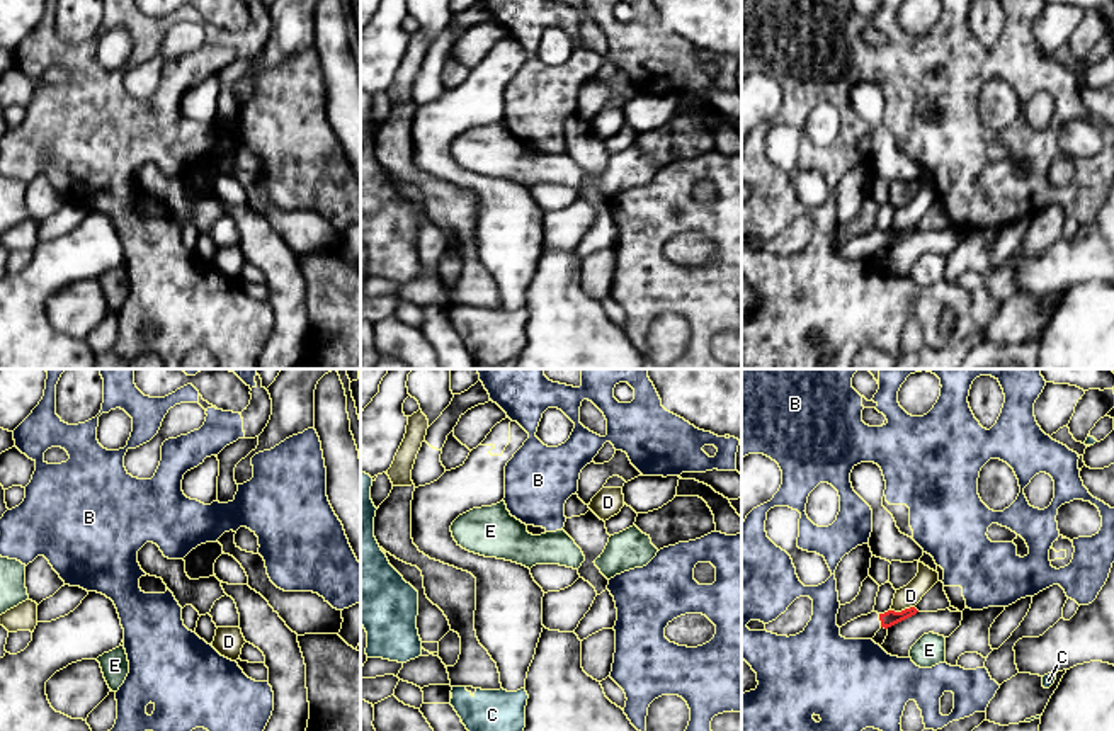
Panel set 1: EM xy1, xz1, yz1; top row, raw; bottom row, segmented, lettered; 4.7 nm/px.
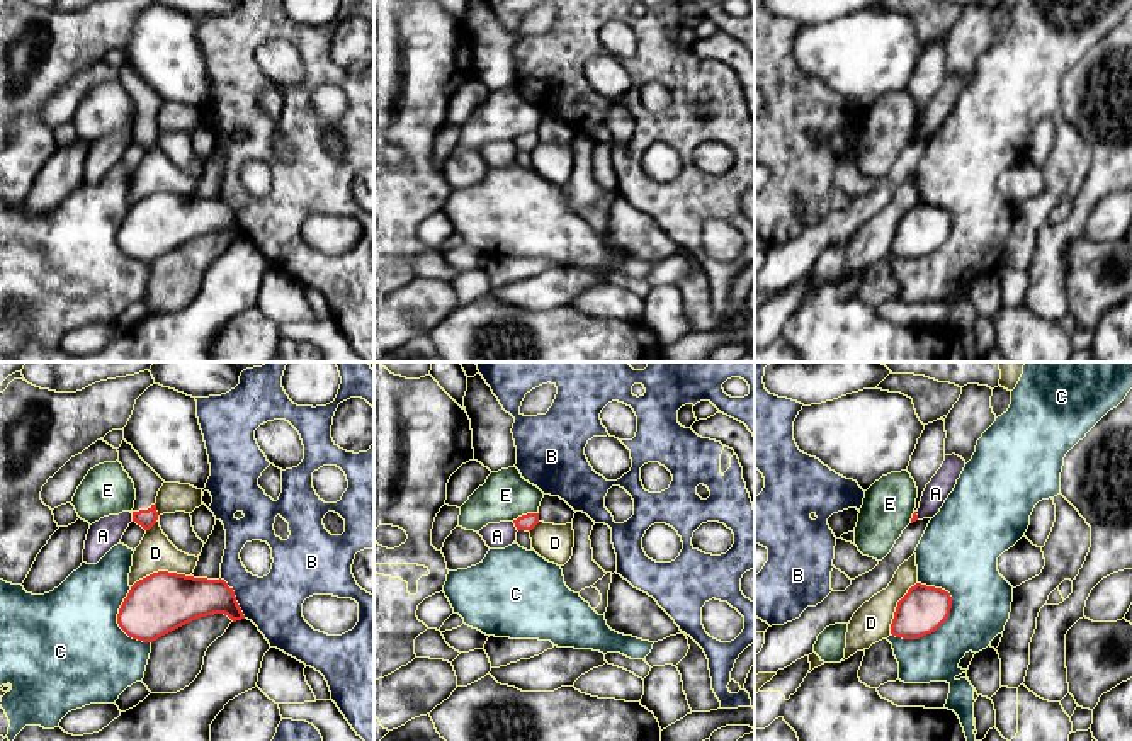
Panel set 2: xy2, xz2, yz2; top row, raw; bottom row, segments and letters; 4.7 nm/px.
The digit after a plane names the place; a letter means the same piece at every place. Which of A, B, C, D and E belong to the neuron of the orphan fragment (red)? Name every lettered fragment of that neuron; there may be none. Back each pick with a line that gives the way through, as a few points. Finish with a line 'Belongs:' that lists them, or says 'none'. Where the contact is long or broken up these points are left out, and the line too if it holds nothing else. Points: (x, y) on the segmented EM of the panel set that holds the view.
Belongs: none

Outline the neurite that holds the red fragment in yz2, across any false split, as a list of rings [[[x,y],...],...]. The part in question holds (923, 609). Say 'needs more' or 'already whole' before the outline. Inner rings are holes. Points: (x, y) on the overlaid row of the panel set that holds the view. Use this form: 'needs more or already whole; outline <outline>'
already whole; outline [[[916,583],[897,602],[891,634],[903,639],[920,639],[935,632],[950,615],[948,591]]]

